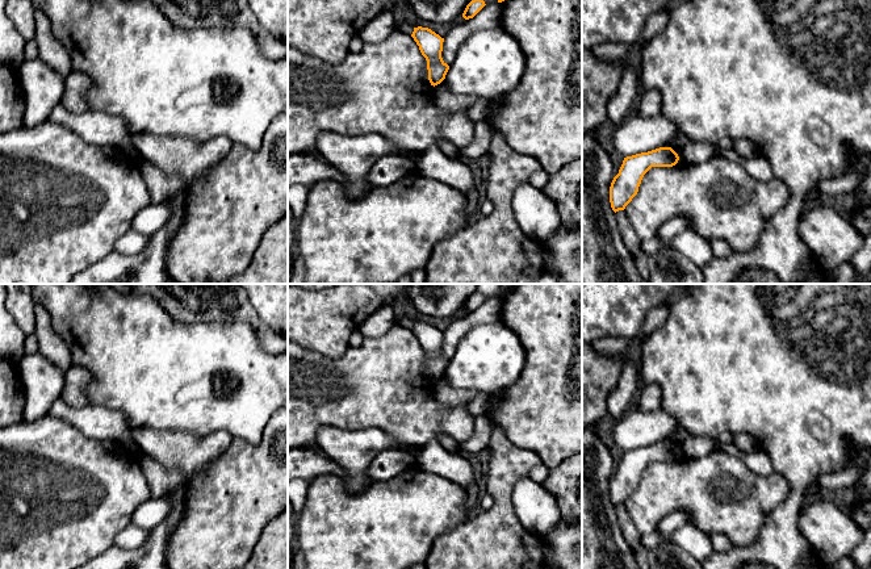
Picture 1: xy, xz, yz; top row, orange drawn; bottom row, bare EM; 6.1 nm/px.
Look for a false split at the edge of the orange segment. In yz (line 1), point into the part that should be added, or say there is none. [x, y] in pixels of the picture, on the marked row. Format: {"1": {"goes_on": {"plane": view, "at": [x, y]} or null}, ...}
{"1": {"goes_on": null}}

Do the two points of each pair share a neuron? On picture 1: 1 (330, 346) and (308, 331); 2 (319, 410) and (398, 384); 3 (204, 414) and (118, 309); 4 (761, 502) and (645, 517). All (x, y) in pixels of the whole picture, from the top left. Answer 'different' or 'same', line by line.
1: same
2: same
3: same
4: same

